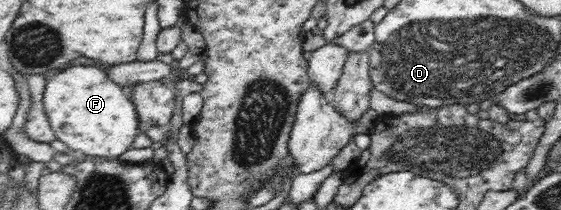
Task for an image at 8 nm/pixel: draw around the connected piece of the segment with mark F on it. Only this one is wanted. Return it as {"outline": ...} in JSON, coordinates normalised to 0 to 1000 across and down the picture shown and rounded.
{"outline":[[[164,300],[159,319],[134,310],[134,319],[123,319],[123,329],[102,348],[94,376],[84,386],[73,490],[77,490],[77,529],[84,538],[87,600],[100,662],[112,671],[119,700],[134,710],[134,724],[141,724],[144,738],[203,757],[234,710],[237,662],[253,633],[248,614],[241,495],[234,486],[226,438],[226,424],[198,381],[184,329]]]}

